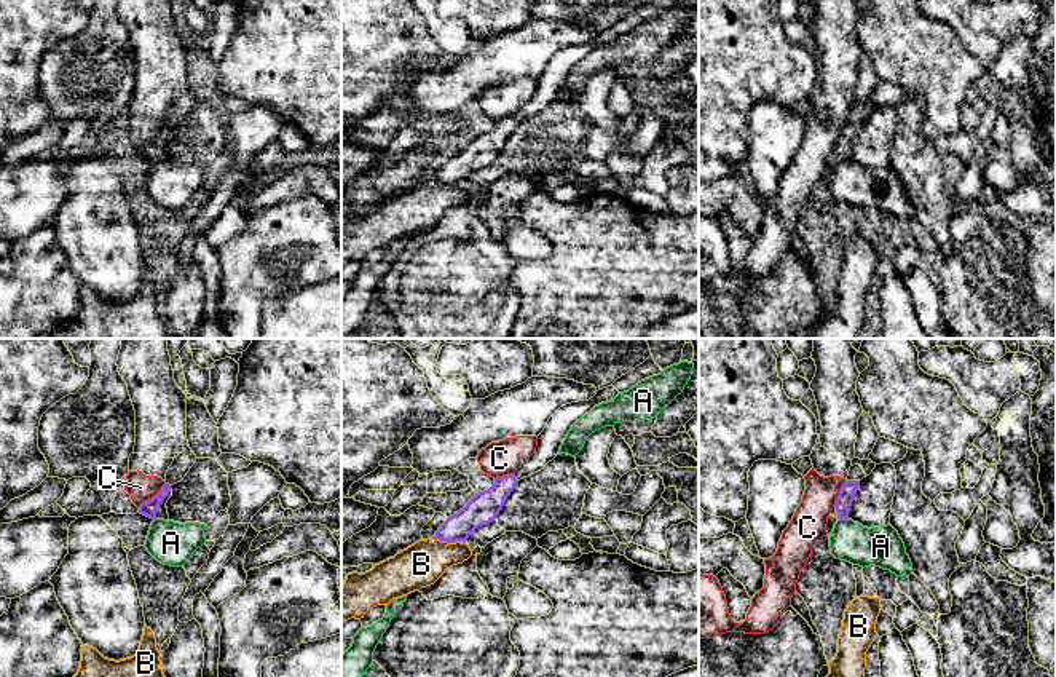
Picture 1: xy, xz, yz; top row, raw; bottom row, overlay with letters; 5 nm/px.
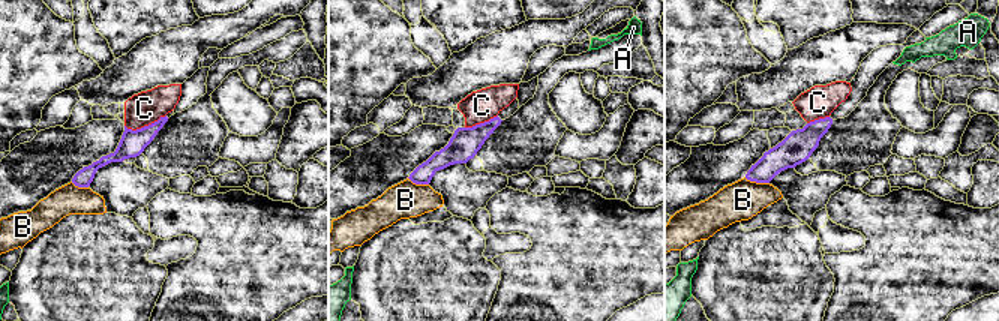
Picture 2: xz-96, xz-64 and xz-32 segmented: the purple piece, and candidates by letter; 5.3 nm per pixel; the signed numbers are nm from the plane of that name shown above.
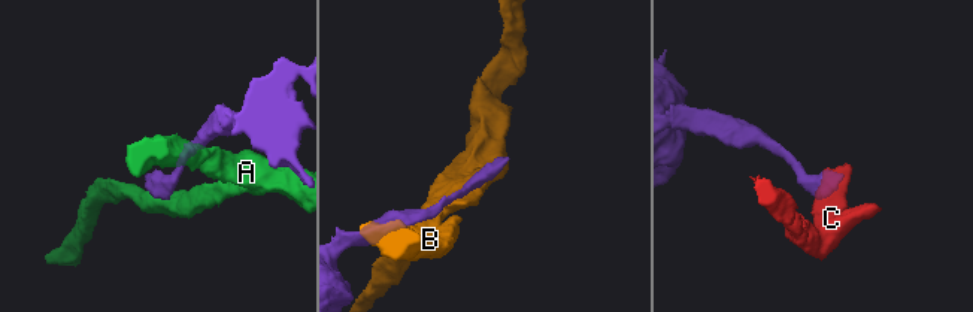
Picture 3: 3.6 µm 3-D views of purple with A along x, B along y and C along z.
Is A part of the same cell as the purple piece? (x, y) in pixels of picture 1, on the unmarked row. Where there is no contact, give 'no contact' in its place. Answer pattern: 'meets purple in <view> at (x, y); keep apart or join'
meets purple in yz at (843, 160); keep apart

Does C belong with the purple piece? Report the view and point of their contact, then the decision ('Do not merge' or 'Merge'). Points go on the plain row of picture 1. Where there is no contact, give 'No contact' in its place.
Touches purple at xy (153, 139). Do not merge

